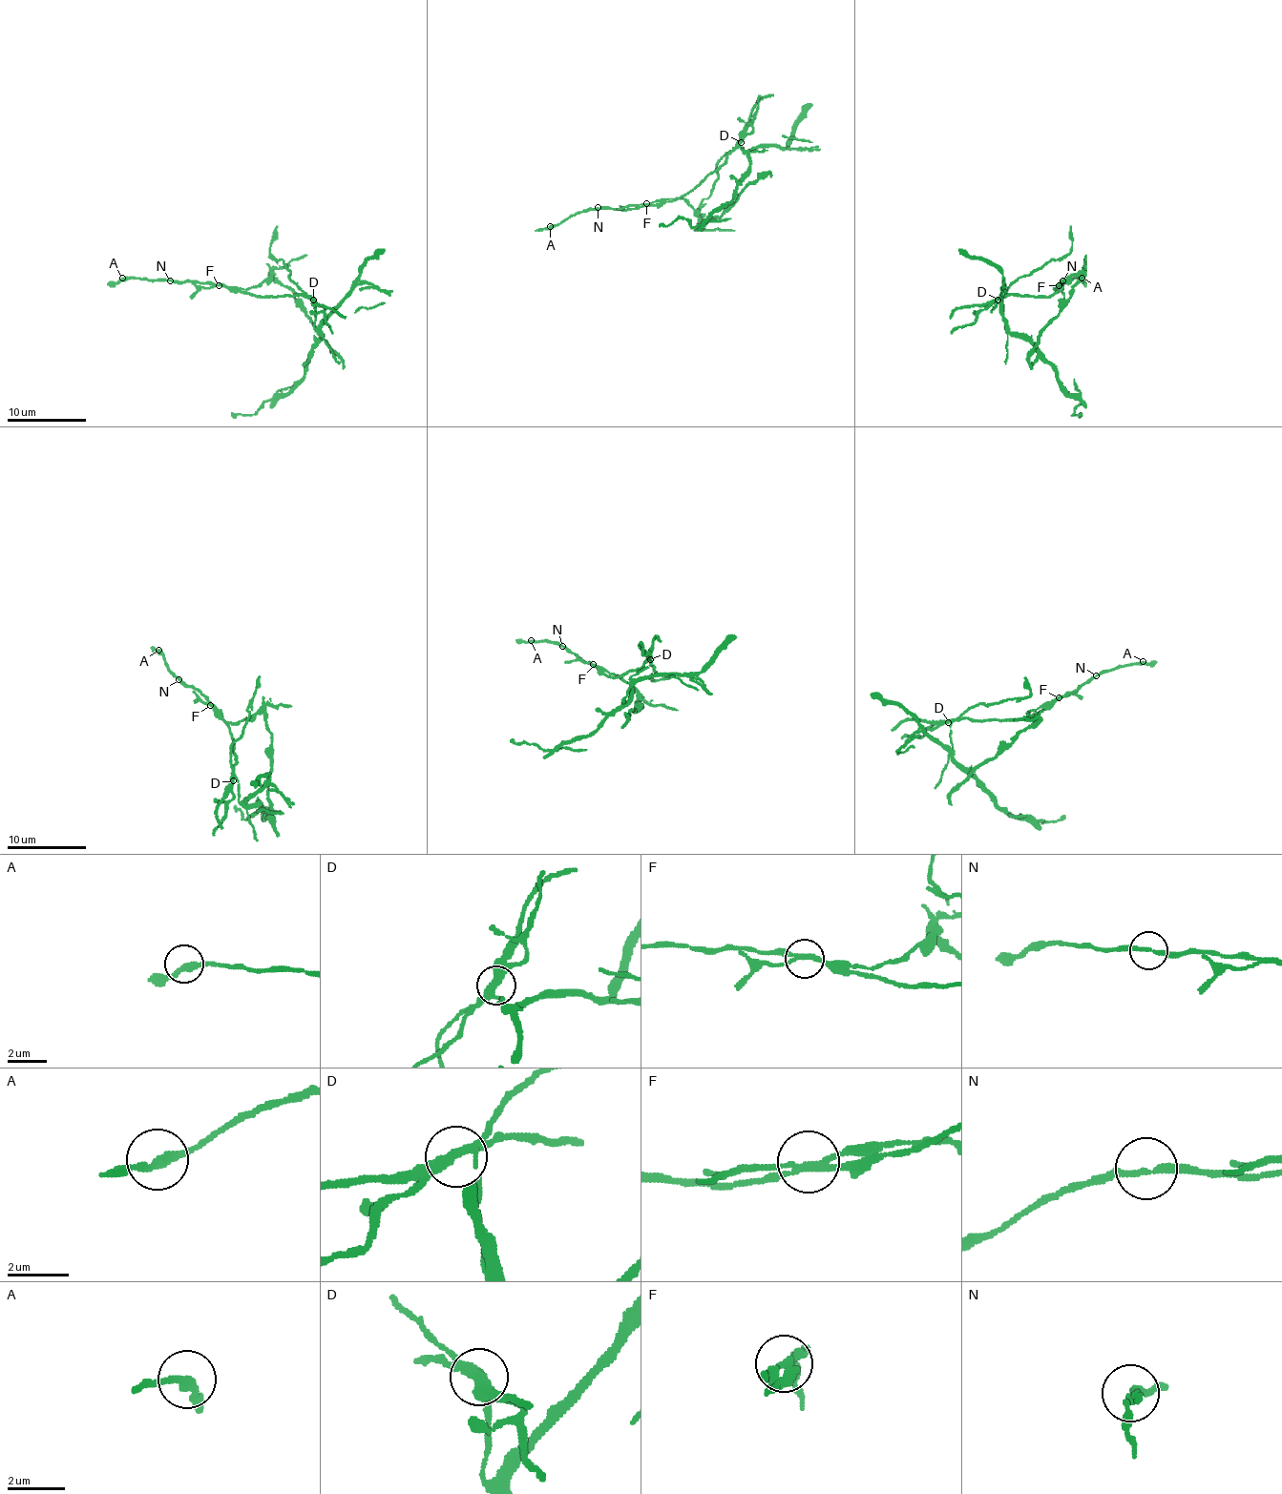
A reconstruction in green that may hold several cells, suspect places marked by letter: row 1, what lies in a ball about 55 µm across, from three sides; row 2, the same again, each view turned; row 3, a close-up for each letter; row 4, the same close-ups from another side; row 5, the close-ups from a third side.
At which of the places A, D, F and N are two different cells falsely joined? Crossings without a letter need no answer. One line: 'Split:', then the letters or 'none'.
Split: D, F

